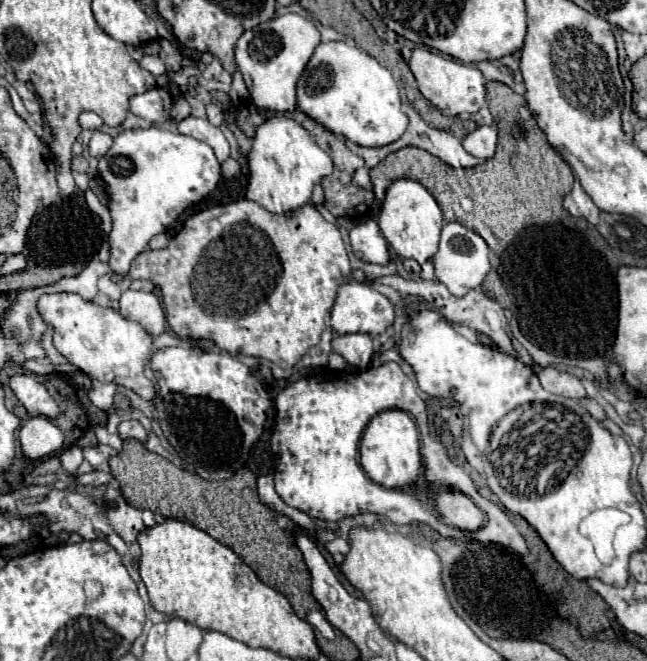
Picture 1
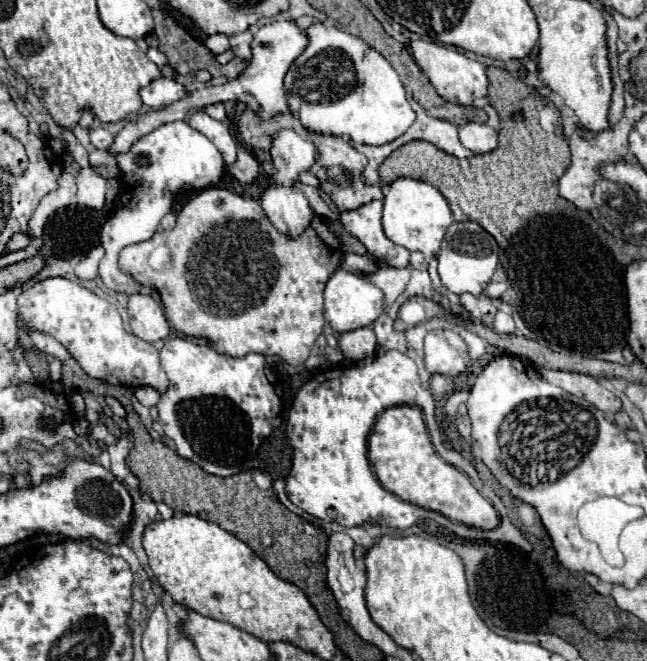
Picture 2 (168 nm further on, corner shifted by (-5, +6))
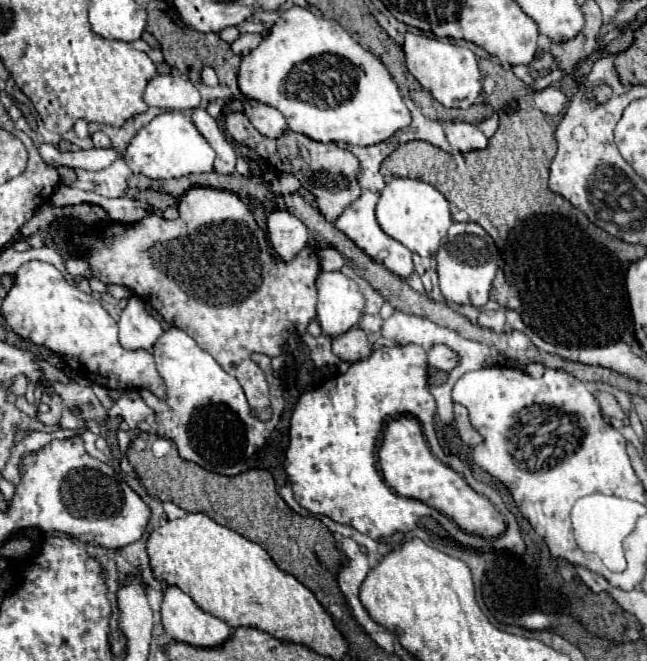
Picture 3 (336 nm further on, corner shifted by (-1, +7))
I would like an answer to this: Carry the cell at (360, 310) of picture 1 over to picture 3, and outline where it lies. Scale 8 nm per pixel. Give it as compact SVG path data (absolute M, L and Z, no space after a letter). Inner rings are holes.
M321 272L317 278L317 320L323 334L339 336L357 326L365 312L365 296L343 272Z

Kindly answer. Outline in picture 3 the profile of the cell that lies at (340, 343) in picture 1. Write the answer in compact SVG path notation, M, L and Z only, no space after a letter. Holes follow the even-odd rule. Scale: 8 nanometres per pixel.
M351 328L349 332L333 338L333 354L337 354L345 362L357 362L371 354L371 346L367 334L361 328Z

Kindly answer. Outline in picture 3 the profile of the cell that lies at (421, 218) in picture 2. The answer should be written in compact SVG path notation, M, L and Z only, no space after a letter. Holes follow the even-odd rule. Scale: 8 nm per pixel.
M393 178L381 190L381 198L377 204L377 222L387 236L391 236L393 240L407 246L411 252L425 258L425 256L433 256L437 252L437 248L453 220L451 220L451 212L449 212L449 202L437 188L433 188L431 184L421 182L421 180Z

